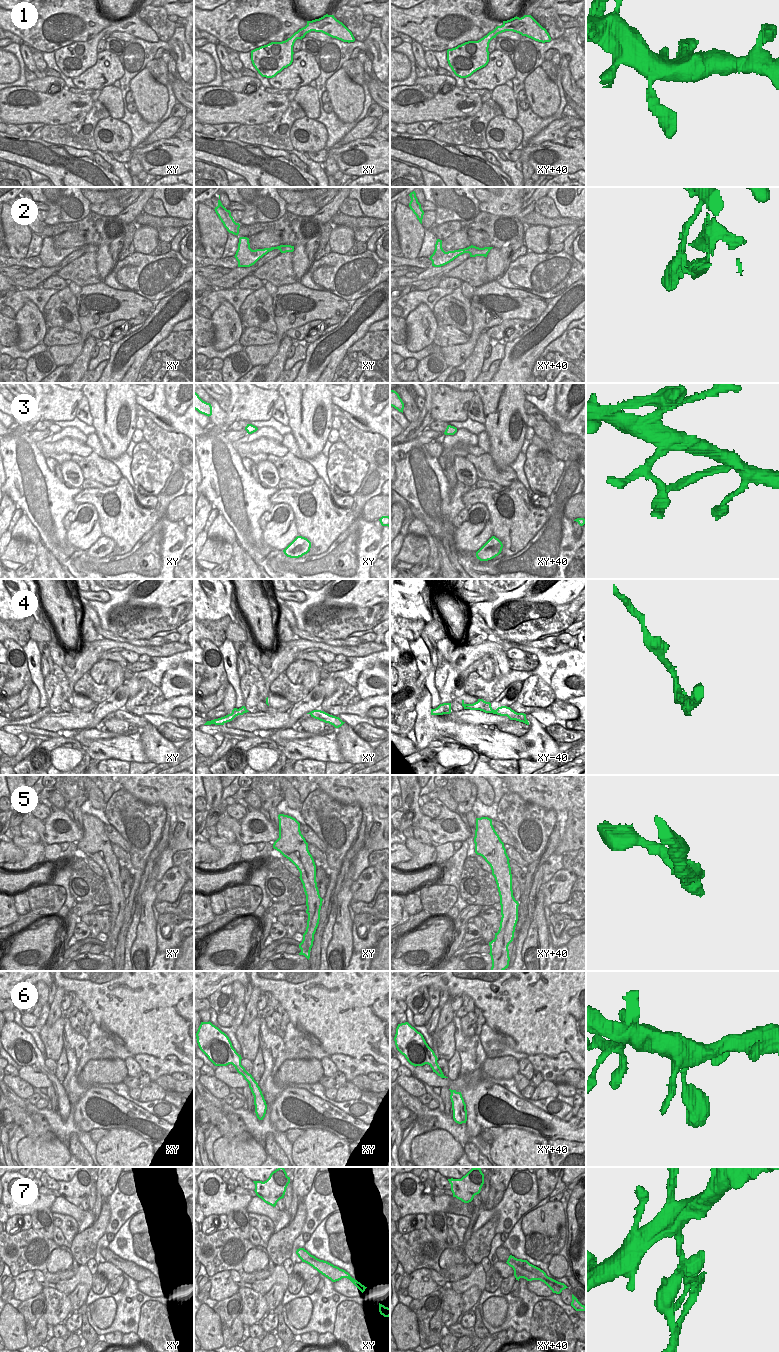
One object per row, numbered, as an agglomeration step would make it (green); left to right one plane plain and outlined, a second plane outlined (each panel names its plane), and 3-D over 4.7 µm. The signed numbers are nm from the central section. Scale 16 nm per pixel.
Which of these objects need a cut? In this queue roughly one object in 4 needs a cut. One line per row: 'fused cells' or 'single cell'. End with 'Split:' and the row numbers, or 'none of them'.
1: single cell
2: fused cells
3: single cell
4: single cell
5: single cell
6: single cell
7: fused cells
Split: 2, 7

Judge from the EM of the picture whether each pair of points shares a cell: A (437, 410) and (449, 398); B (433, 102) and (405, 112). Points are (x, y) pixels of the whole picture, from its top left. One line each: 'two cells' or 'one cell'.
A: one cell
B: one cell

